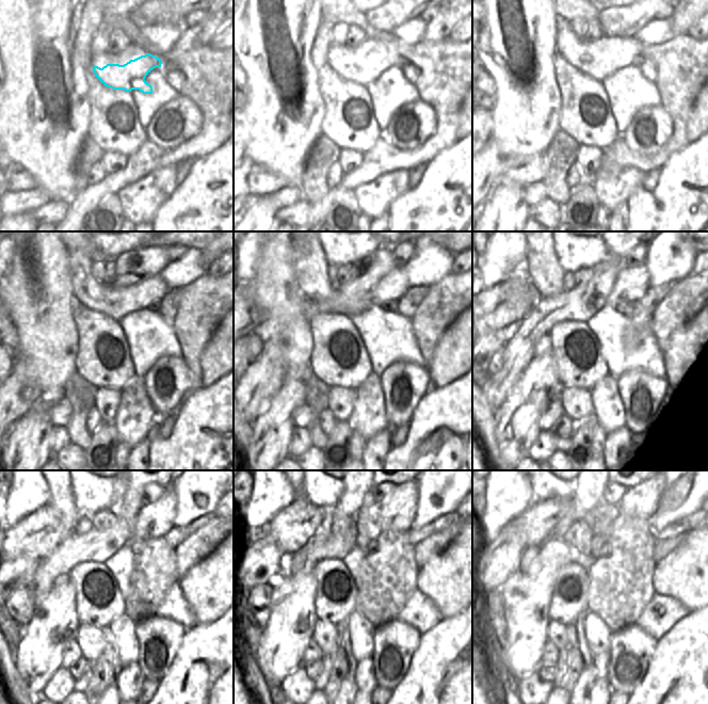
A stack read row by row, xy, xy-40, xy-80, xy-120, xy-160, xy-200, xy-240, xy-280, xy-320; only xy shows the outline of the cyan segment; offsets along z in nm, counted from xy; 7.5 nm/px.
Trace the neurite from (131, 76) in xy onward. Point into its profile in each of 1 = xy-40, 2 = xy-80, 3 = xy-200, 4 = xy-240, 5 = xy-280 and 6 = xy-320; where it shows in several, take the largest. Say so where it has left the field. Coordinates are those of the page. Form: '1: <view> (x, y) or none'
1: xy-40 (363, 74)
2: xy-80 (598, 72)
3: xy-200 (631, 284)
4: xy-240 (156, 520)
5: xy-280 (397, 512)
6: xy-320 (641, 501)

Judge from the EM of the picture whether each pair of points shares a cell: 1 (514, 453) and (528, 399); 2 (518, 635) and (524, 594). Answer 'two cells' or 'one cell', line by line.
1: one cell
2: one cell

